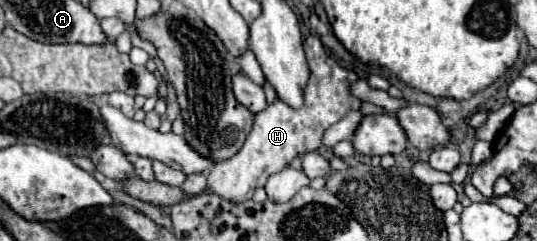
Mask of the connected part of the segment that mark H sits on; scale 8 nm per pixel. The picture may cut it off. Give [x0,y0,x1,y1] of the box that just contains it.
[208,37,362,203]

